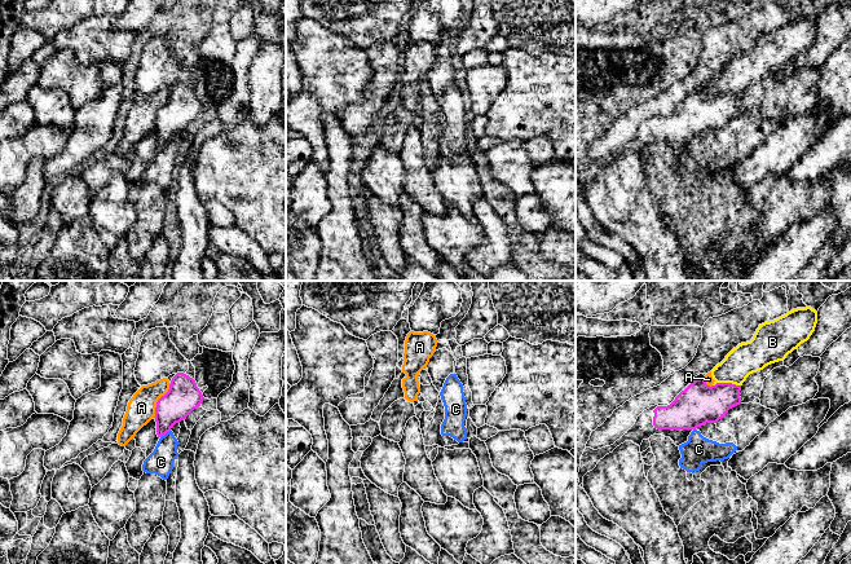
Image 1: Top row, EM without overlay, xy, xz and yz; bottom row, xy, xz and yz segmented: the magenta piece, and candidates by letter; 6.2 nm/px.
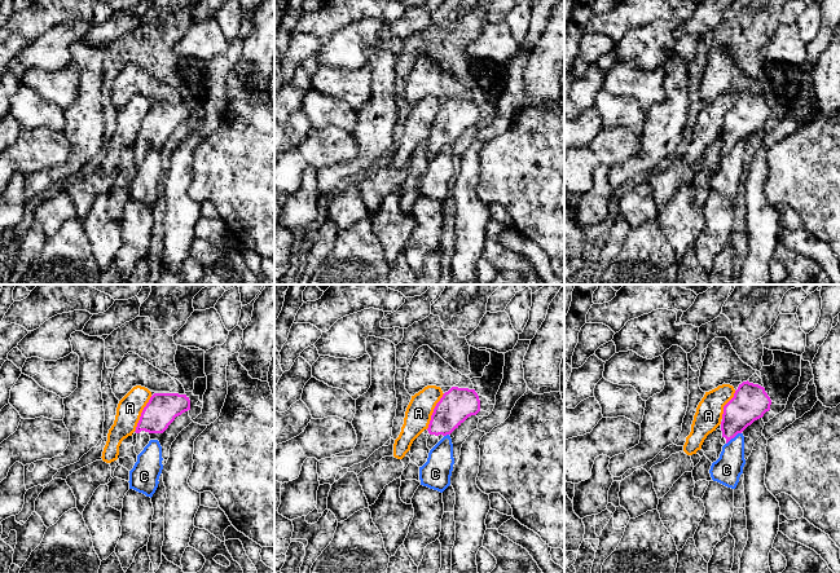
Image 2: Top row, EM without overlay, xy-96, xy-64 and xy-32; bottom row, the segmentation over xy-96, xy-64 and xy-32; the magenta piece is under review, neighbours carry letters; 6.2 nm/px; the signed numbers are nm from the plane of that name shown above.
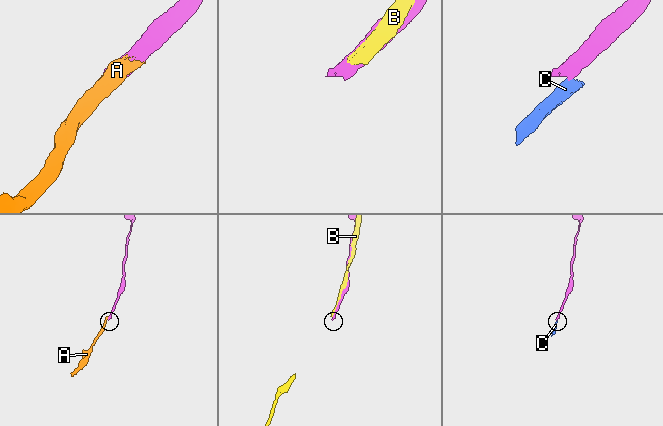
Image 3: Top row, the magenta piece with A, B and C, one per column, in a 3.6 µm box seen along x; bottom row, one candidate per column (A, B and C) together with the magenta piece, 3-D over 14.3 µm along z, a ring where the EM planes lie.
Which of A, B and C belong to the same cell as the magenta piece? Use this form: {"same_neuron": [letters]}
{"same_neuron": []}

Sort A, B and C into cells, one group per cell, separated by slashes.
A B / C

